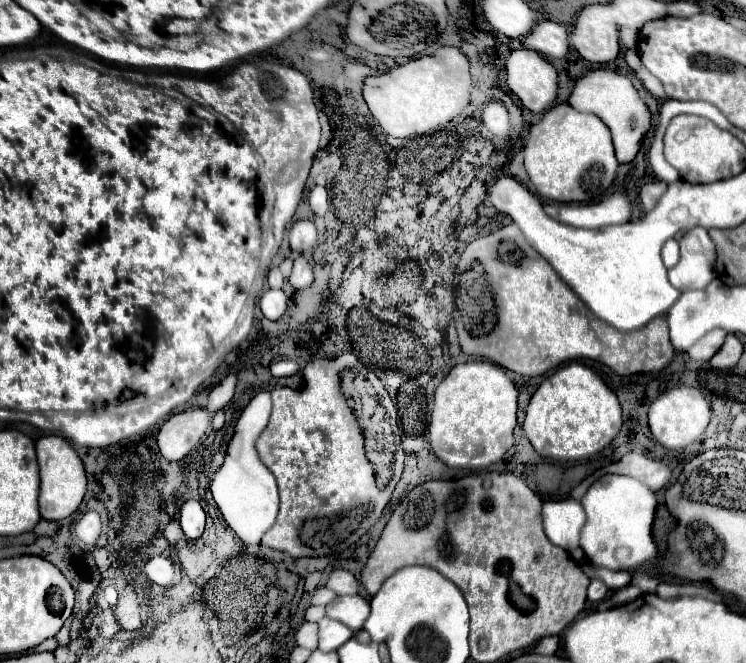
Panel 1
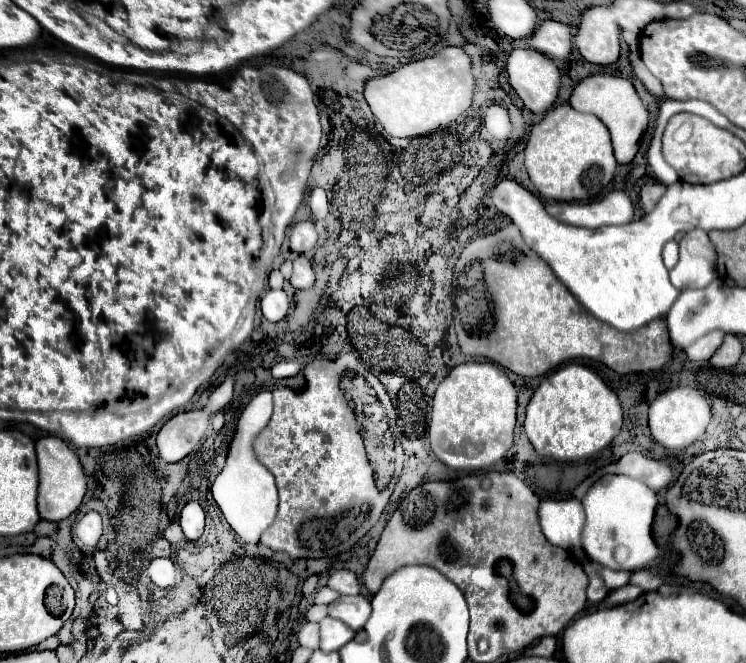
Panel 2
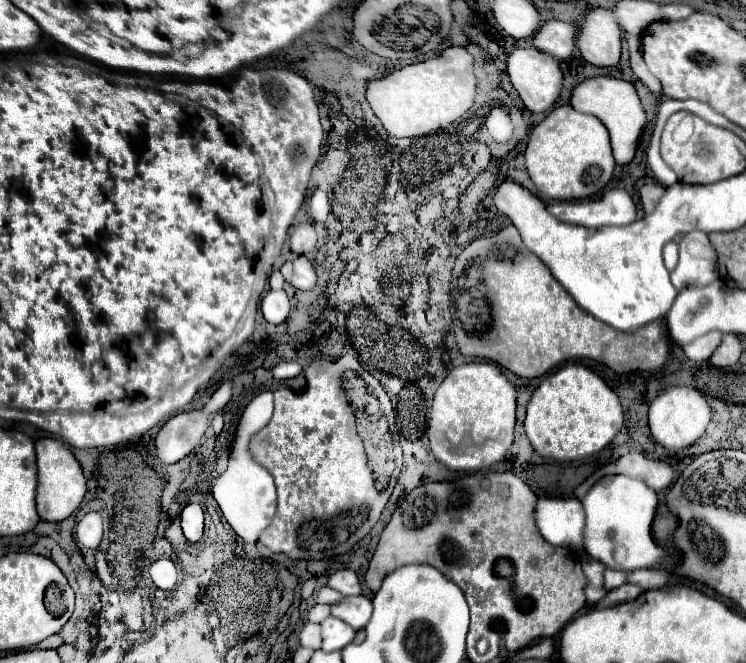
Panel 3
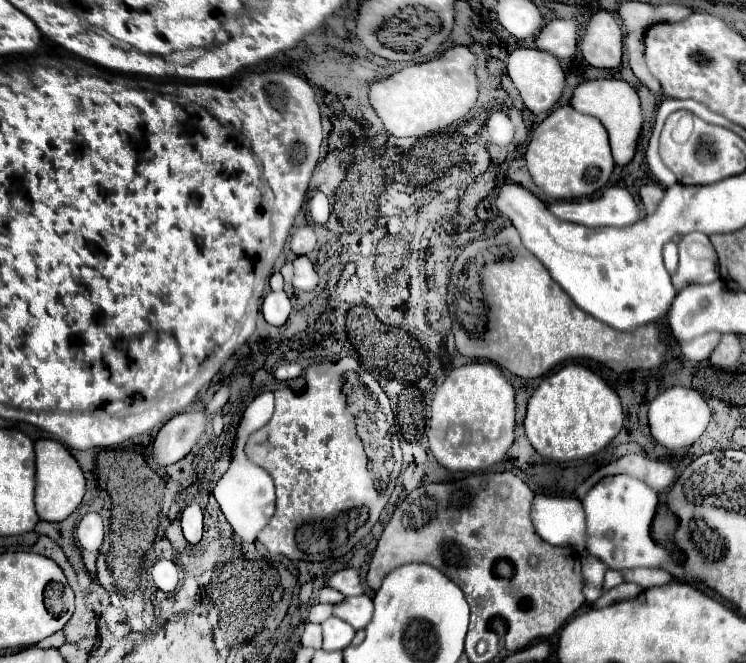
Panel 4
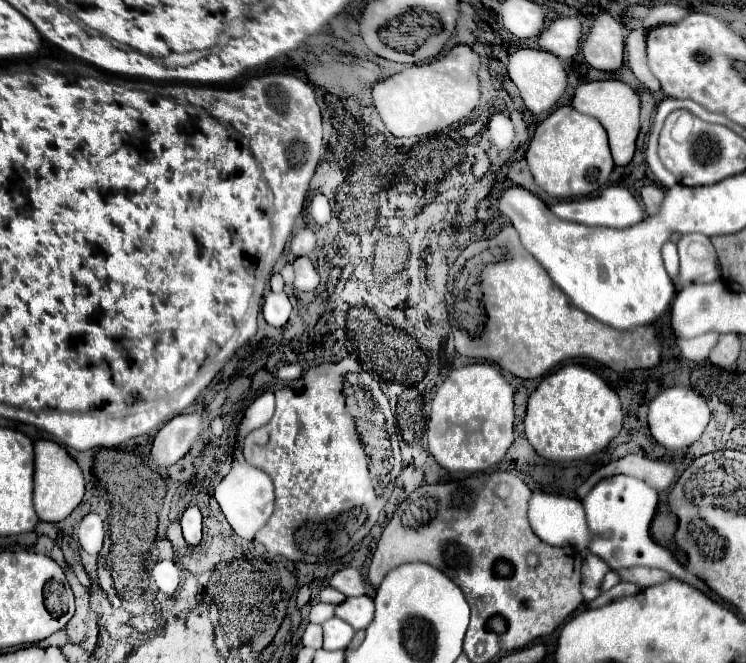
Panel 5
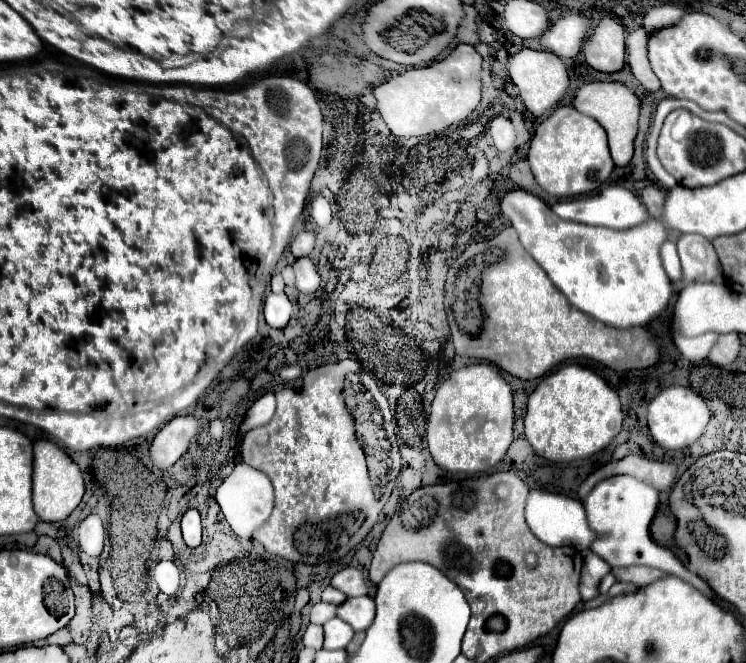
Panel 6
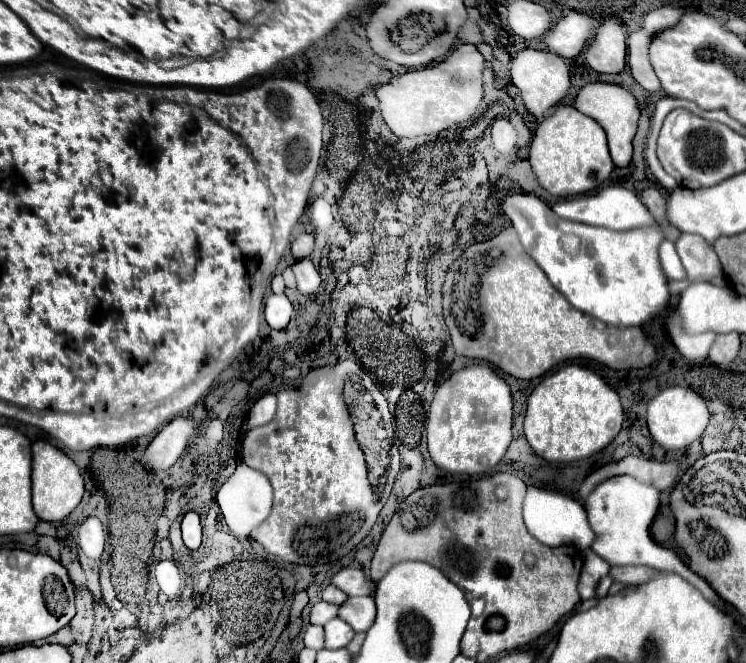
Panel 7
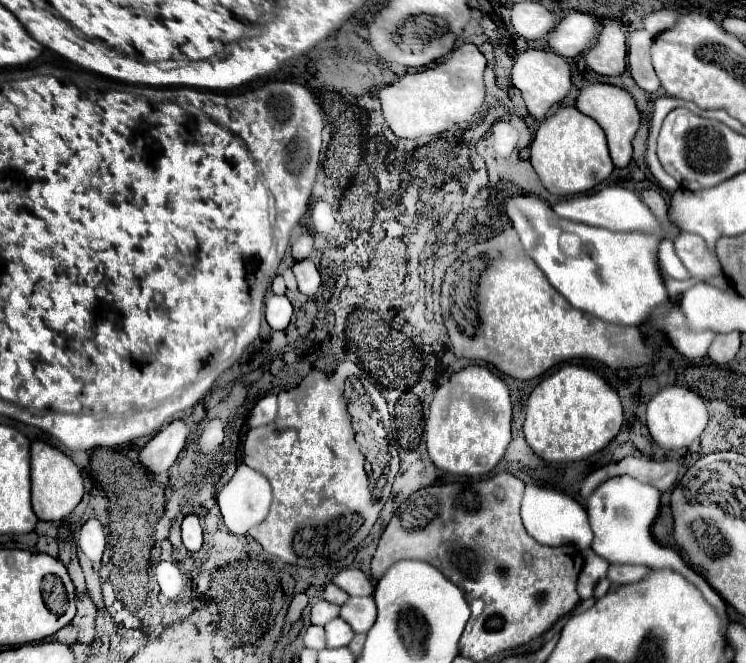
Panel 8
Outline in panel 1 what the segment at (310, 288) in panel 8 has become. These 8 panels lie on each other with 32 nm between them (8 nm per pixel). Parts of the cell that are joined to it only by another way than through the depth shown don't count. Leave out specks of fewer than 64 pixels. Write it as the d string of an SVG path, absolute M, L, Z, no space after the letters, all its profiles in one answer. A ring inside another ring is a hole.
M304 256L296 258L288 282L290 282L296 290L300 290L300 288L308 288L308 286L312 284L312 280L314 280L314 276L312 276L312 270L310 270L310 264L306 262L306 258L304 258Z

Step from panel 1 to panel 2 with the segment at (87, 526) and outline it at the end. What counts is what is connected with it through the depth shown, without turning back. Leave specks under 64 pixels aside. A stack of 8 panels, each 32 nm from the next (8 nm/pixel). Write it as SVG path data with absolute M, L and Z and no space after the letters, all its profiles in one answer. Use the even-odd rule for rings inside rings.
M86 512L84 520L76 524L76 536L82 540L84 546L94 548L102 534L102 520L98 512Z

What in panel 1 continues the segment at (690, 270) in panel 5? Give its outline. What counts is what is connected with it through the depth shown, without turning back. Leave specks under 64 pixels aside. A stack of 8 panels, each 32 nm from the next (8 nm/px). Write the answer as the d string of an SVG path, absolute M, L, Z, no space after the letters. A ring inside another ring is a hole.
M696 226L680 240L680 262L668 270L668 280L678 290L706 288L714 278L716 250L708 230Z

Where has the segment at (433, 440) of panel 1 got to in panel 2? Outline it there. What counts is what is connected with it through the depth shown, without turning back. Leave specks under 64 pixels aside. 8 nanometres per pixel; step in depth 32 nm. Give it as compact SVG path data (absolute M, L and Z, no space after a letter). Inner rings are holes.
M466 362L450 370L434 394L428 422L432 452L454 470L480 470L498 462L512 446L516 388L504 368L492 362Z

